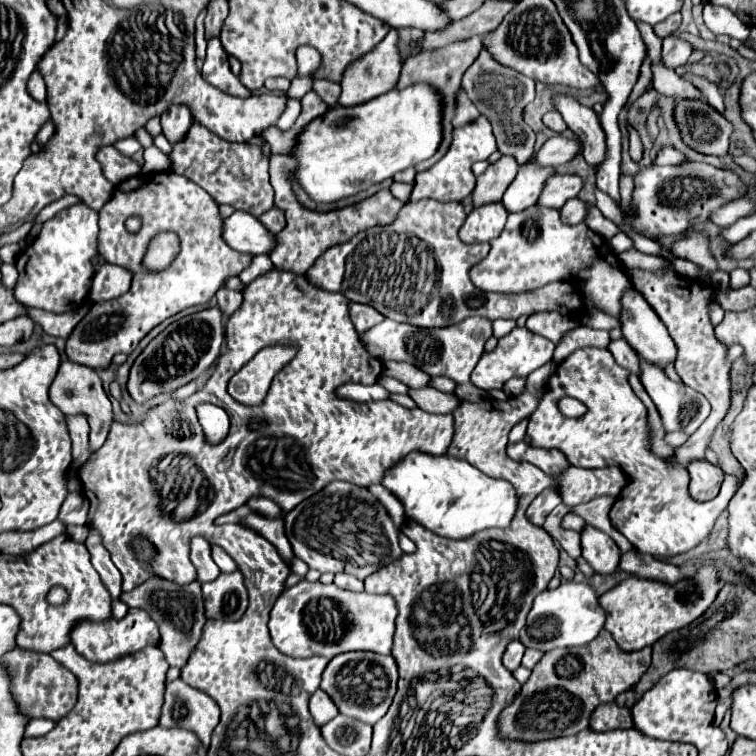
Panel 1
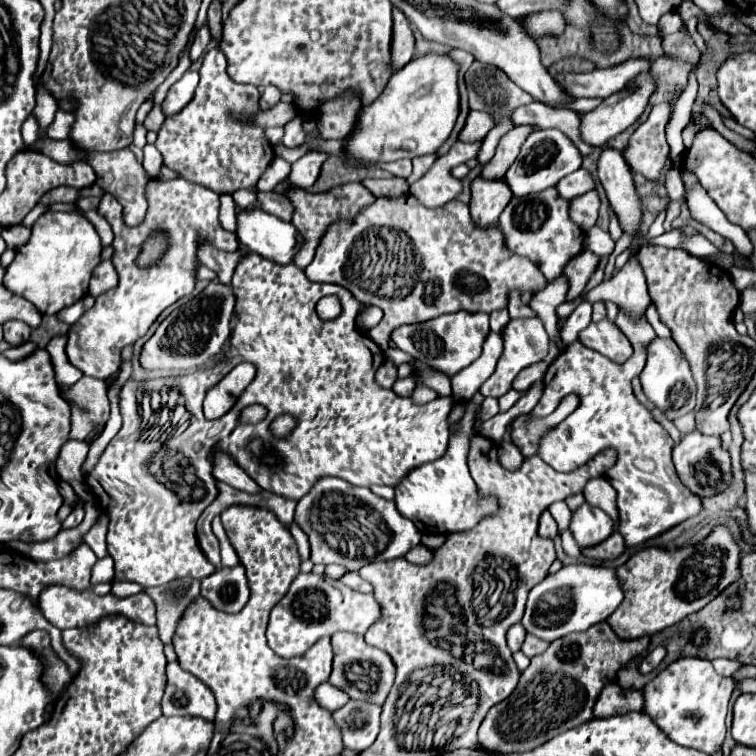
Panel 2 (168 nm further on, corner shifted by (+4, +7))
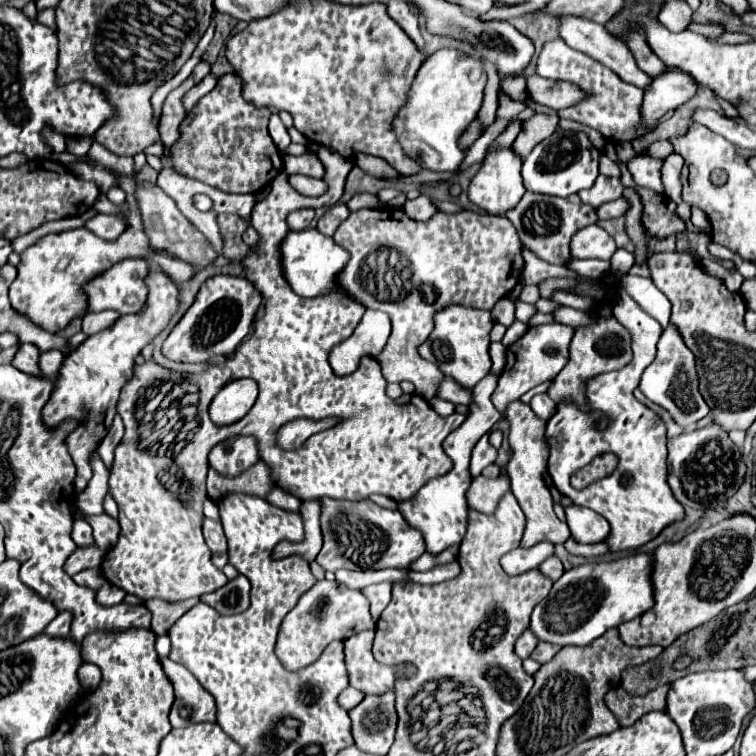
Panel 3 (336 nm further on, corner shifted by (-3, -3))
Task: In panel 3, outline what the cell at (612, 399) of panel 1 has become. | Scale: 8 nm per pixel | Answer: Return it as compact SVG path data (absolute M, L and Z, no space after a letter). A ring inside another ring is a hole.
M614 274L612 278L620 282L612 310L619 323L632 336L634 360L622 370L598 374L586 382L586 400L590 410L584 412L572 402L558 404L556 412L546 424L546 436L552 446L548 474L552 476L554 486L560 490L560 494L608 518L612 532L606 538L606 544L610 544L612 552L632 552L650 542L652 538L656 538L666 526L682 520L686 512L684 506L678 504L666 482L668 478L666 426L656 412L640 404L632 394L640 384L642 370L646 370L646 366L654 362L656 344L662 334L662 328L626 292L622 274ZM602 418L608 420L608 426L604 430L598 430L596 424ZM602 452L614 452L620 458L620 464L614 470L614 474L590 484L586 490L572 488L570 486L572 475Z

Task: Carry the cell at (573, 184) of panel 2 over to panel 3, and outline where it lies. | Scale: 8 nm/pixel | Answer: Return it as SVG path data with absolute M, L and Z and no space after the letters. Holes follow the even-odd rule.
M598 176L594 186L590 190L580 190L578 196L582 198L582 202L586 202L588 206L592 208L598 208L602 206L604 202L610 202L610 200L616 200L622 196L622 182L620 178L608 178L608 176Z

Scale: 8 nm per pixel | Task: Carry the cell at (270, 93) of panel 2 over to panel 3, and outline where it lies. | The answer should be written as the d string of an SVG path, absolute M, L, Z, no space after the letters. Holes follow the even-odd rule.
M272 112L272 116L270 116L270 136L272 136L272 140L276 142L276 146L280 150L284 150L290 144L288 130L286 130L286 126L282 124L282 120L280 120L280 116L276 112Z

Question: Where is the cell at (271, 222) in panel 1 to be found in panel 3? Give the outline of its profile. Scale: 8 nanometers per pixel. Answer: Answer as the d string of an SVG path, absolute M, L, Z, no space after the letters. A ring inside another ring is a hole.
M304 208L304 210L288 214L286 222L288 222L290 230L306 230L306 228L310 228L312 218L314 218L314 210L312 208Z

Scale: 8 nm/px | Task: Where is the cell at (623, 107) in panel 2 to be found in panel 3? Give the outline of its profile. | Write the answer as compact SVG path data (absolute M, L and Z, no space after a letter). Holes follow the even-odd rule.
M678 70L658 74L658 78L650 80L650 90L644 90L644 100L640 106L640 126L654 128L668 110L674 110L690 100L694 92L696 84L688 78L688 74Z

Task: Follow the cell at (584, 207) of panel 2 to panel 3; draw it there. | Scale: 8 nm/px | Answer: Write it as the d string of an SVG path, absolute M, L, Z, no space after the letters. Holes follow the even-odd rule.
M618 198L614 202L606 202L602 208L596 210L596 214L598 214L598 220L610 220L610 218L624 216L626 210L628 210L628 202L624 198Z

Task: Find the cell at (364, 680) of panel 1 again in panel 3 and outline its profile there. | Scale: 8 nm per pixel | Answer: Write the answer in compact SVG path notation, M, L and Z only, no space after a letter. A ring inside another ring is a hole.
M366 630L366 632L354 634L344 642L350 686L364 692L366 696L386 694L394 690L398 674L414 676L418 672L414 664L386 666L376 662L372 656L372 640L374 640L374 632Z

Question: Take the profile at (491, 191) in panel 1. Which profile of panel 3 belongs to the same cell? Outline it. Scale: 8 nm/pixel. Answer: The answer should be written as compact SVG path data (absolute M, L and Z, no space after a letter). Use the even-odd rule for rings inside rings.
M536 114L522 124L522 132L514 140L512 150L520 156L520 160L524 160L532 152L532 148L544 138L548 138L552 132L556 132L556 128L558 128L558 116Z

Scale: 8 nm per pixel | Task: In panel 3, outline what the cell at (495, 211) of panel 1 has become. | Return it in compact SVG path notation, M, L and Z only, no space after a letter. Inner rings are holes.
M506 148L502 152L488 154L482 160L480 172L470 182L470 188L468 188L470 202L480 206L488 214L506 214L508 210L512 210L520 202L524 192L526 192L524 184L522 184L522 176L520 176L520 166L522 166L520 158L510 148Z

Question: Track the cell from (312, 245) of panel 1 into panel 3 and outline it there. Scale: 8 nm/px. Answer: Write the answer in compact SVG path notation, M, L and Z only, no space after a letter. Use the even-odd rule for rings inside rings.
M338 202L338 204L334 204L332 208L328 208L328 210L320 216L316 228L318 228L322 234L332 236L332 234L336 232L336 228L348 218L348 214L350 214L348 206L346 206L344 202Z

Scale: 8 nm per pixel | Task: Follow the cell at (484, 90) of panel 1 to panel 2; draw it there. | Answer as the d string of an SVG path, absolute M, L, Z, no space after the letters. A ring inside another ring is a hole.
M475 62L475 64L469 68L469 72L467 72L467 76L465 76L465 82L467 82L467 90L469 90L469 106L471 106L471 110L489 112L495 120L499 120L499 124L497 124L497 126L487 134L487 138L483 140L483 144L481 144L481 148L479 148L479 154L477 154L477 160L481 160L481 164L487 164L487 162L493 158L493 154L495 154L495 148L497 148L499 138L501 138L507 130L513 128L513 124L509 122L509 114L513 112L513 108L523 106L523 104L529 104L529 102L533 102L533 98L531 98L527 92L523 92L515 82L511 82L505 72L499 72L497 68L491 68L491 66L481 64L481 62Z

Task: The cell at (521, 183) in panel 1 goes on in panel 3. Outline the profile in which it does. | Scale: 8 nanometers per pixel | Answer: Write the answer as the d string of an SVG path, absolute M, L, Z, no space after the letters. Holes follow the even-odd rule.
M558 128L552 136L544 138L524 160L522 178L528 192L548 196L570 196L578 190L590 188L598 176L598 150L590 144L584 132Z

